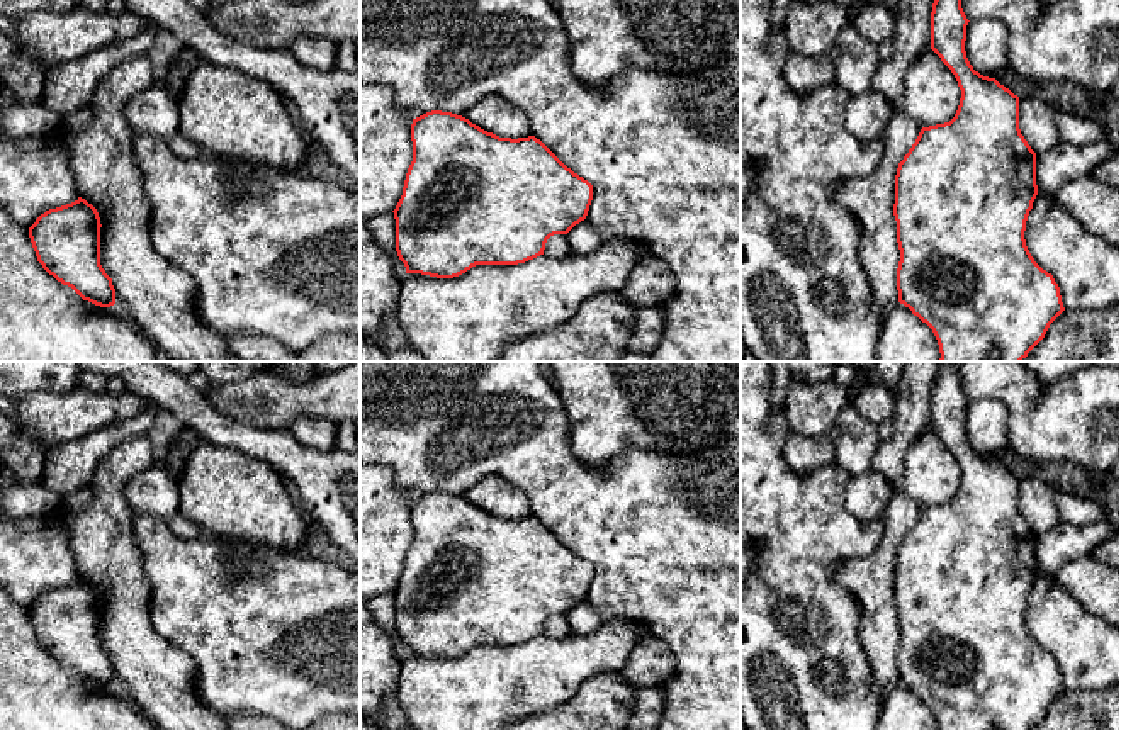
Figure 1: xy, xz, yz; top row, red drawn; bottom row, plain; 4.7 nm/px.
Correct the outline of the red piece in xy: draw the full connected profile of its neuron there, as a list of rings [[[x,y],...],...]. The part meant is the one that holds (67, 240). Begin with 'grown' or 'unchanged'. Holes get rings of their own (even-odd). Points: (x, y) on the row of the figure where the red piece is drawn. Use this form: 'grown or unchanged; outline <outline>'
unchanged; outline [[[85,199],[49,209],[29,227],[37,261],[83,300],[115,304],[112,278],[100,265],[100,217]]]

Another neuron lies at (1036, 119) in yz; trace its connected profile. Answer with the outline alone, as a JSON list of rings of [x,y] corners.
[[[1039,97],[1019,98],[1019,129],[1036,154],[1060,143],[1056,129],[1058,110]]]

